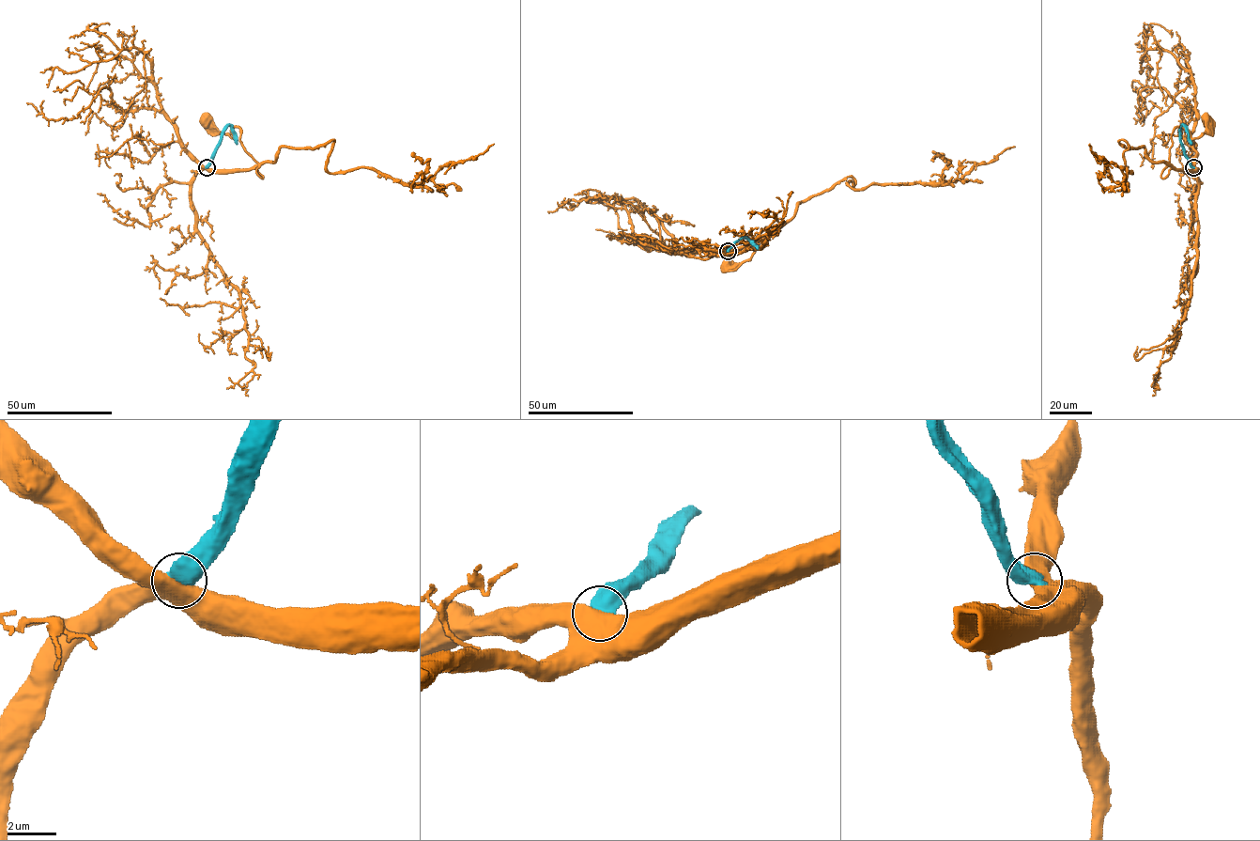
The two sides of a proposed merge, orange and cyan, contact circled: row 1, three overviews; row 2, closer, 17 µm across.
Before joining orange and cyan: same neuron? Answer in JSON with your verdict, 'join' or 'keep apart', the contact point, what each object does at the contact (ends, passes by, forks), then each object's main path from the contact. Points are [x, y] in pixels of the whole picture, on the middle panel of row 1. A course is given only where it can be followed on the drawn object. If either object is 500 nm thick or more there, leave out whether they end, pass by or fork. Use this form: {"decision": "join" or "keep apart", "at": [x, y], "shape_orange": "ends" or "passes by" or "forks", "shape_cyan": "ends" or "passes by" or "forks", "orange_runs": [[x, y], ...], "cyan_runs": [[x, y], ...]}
{"decision": "keep apart", "at": [728, 251], "orange_runs": [[728, 250], [757, 242], [778, 227], [760, 228], [749, 258], [737, 267], [726, 263]], "cyan_runs": [[728, 250], [740, 238], [746, 238], [758, 249]]}

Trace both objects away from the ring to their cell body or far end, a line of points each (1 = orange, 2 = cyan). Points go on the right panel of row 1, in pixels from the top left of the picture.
1: (1192, 167), (1175, 169), (1170, 163), (1172, 133), (1182, 127), (1196, 138), (1209, 131), (1206, 121)
2: (1192, 167), (1180, 142), (1180, 128), (1183, 125), (1191, 144)

